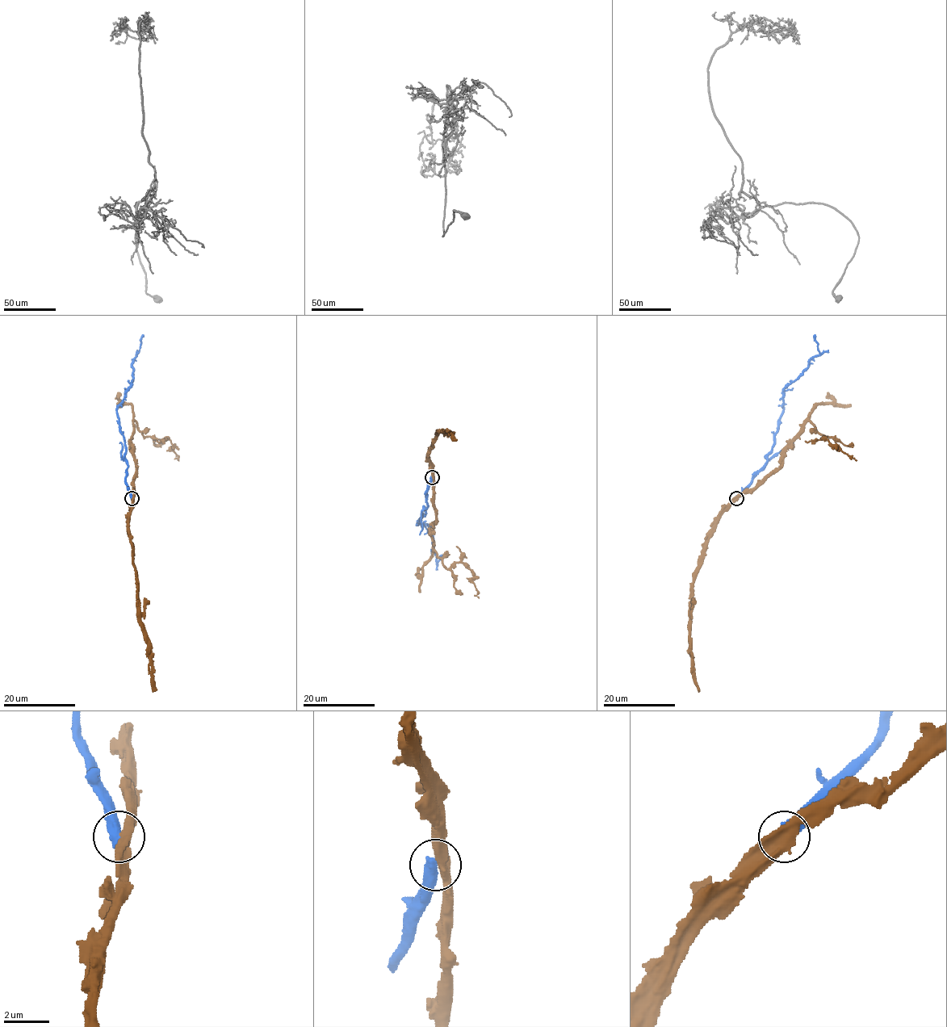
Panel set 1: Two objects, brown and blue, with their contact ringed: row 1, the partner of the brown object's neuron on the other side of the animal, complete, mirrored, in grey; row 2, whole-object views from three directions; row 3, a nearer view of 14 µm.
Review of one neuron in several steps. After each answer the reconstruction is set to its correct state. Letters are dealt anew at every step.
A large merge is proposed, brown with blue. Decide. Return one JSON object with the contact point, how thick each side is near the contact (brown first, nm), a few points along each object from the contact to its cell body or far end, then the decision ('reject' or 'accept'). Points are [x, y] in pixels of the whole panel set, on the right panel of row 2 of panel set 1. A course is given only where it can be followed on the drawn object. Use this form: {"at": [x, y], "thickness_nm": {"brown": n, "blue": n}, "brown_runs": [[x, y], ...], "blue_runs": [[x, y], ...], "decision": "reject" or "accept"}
{"at": [736, 498], "thickness_nm": {"brown": 500, "blue": 600}, "brown_runs": [[736, 498], [722, 513], [692, 584], [689, 622], [691, 664], [693, 679], [699, 691]], "blue_runs": [[736, 498], [767, 461], [783, 410], [783, 390], [807, 366], [812, 358], [820, 354], [815, 334]], "decision": "reject"}

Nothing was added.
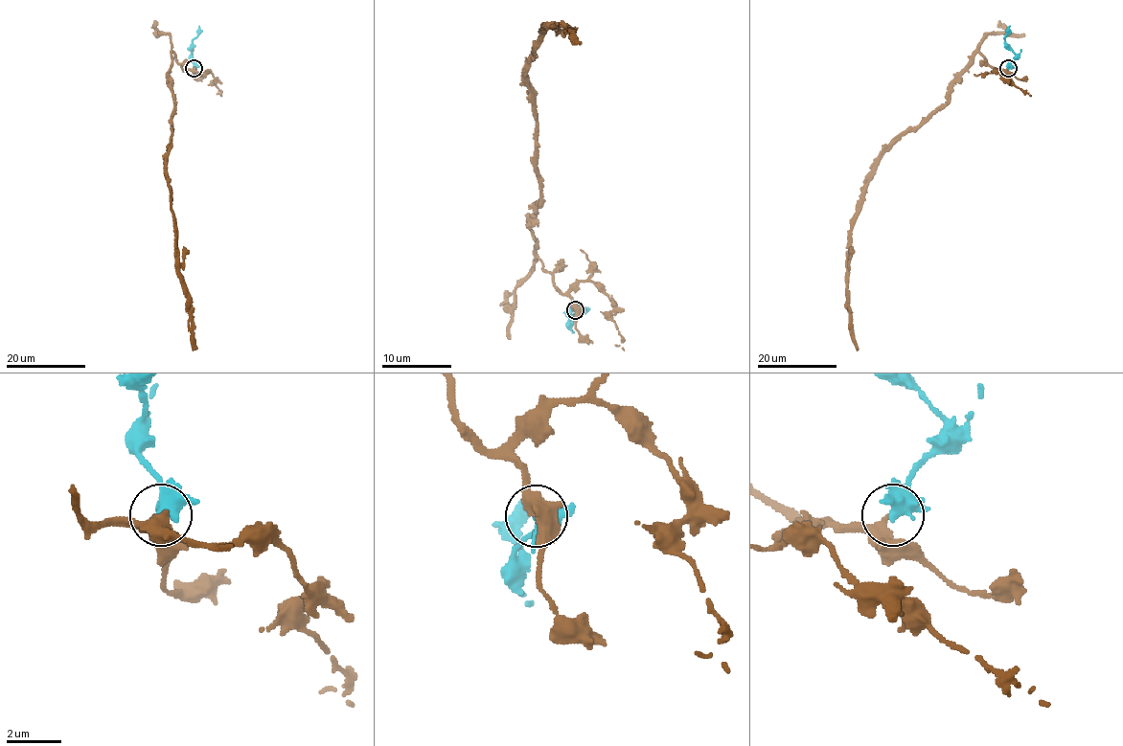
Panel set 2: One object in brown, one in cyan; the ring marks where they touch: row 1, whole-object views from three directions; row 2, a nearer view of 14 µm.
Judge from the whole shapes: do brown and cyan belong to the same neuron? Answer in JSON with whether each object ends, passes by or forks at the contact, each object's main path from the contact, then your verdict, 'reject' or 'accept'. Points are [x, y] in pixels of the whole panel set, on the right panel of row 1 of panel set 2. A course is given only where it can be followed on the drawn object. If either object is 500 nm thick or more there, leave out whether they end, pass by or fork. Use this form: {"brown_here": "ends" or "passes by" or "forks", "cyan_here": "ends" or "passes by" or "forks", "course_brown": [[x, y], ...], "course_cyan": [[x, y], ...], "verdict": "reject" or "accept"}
{"brown_here": "passes by", "cyan_here": "forks", "course_brown": [[1007, 68], [996, 70], [976, 53], [950, 100], [879, 162], [850, 231], [849, 320], [858, 350]], "course_cyan": [[1008, 68], [1016, 54], [1004, 41], [1009, 25]], "verdict": "accept"}

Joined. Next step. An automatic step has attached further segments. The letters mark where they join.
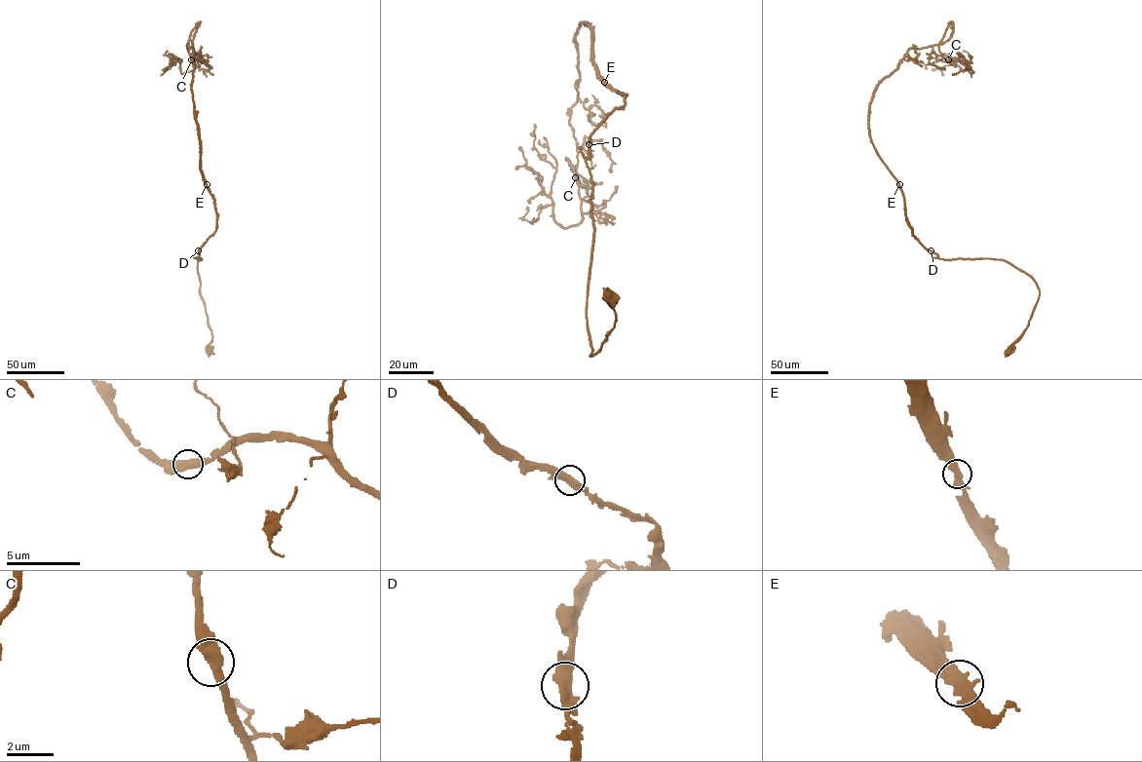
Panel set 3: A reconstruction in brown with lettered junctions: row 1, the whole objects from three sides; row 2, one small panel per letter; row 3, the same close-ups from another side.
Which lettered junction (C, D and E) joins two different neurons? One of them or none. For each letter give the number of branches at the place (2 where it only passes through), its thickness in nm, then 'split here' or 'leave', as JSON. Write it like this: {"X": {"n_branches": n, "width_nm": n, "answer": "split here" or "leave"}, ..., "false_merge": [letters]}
{"C": {"n_branches": 2, "width_nm": 500, "answer": "leave"}, "D": {"n_branches": 2, "width_nm": 500, "answer": "leave"}, "E": {"n_branches": 2, "width_nm": 480, "answer": "leave"}, "false_merge": []}

